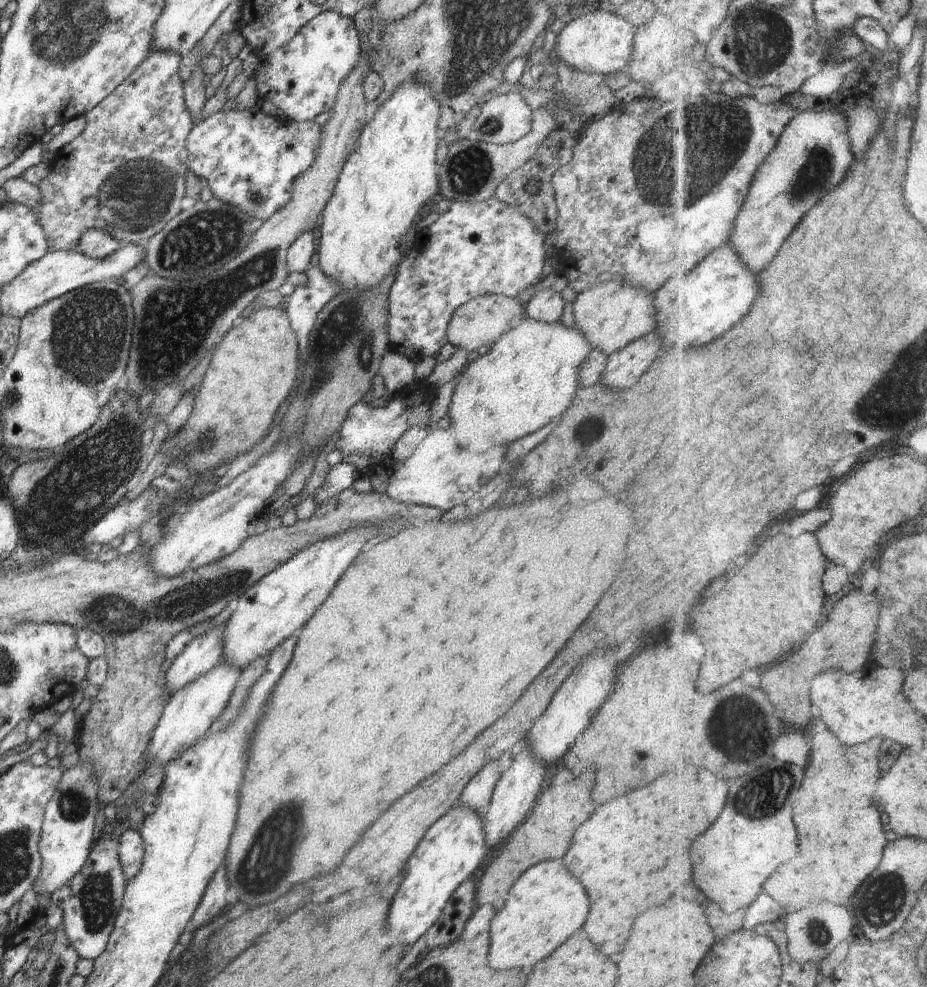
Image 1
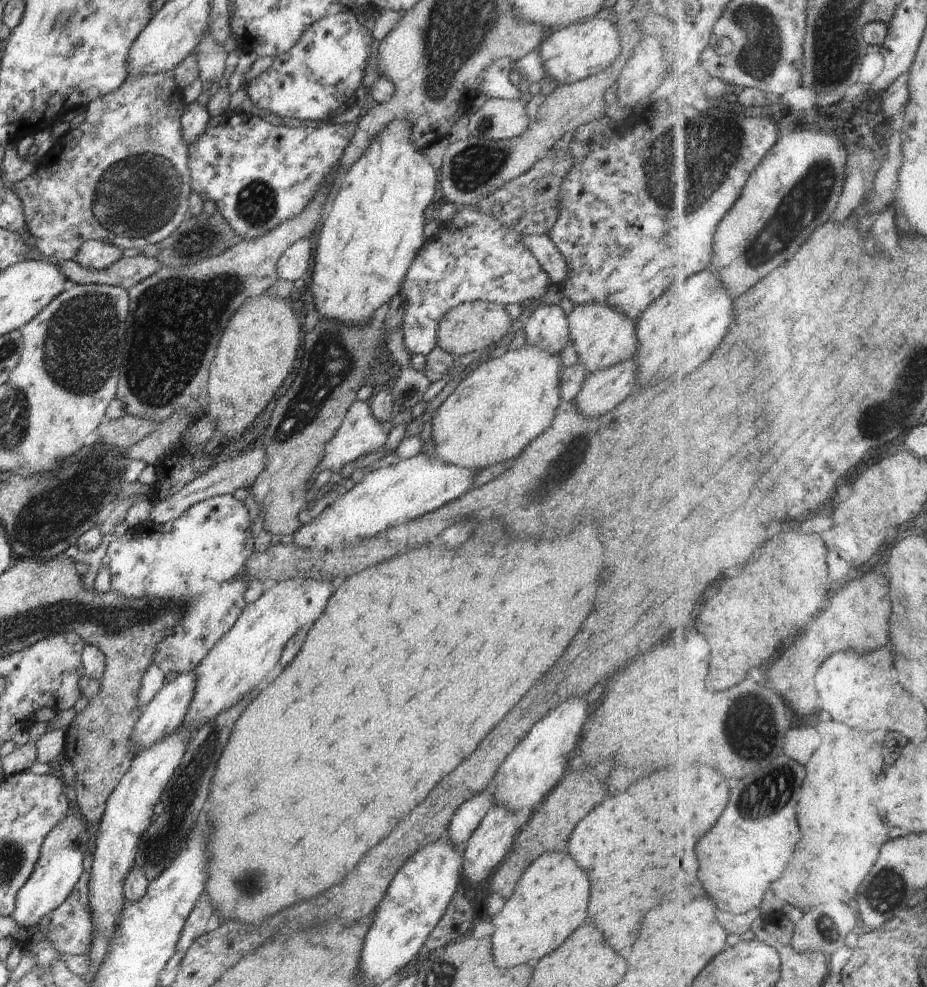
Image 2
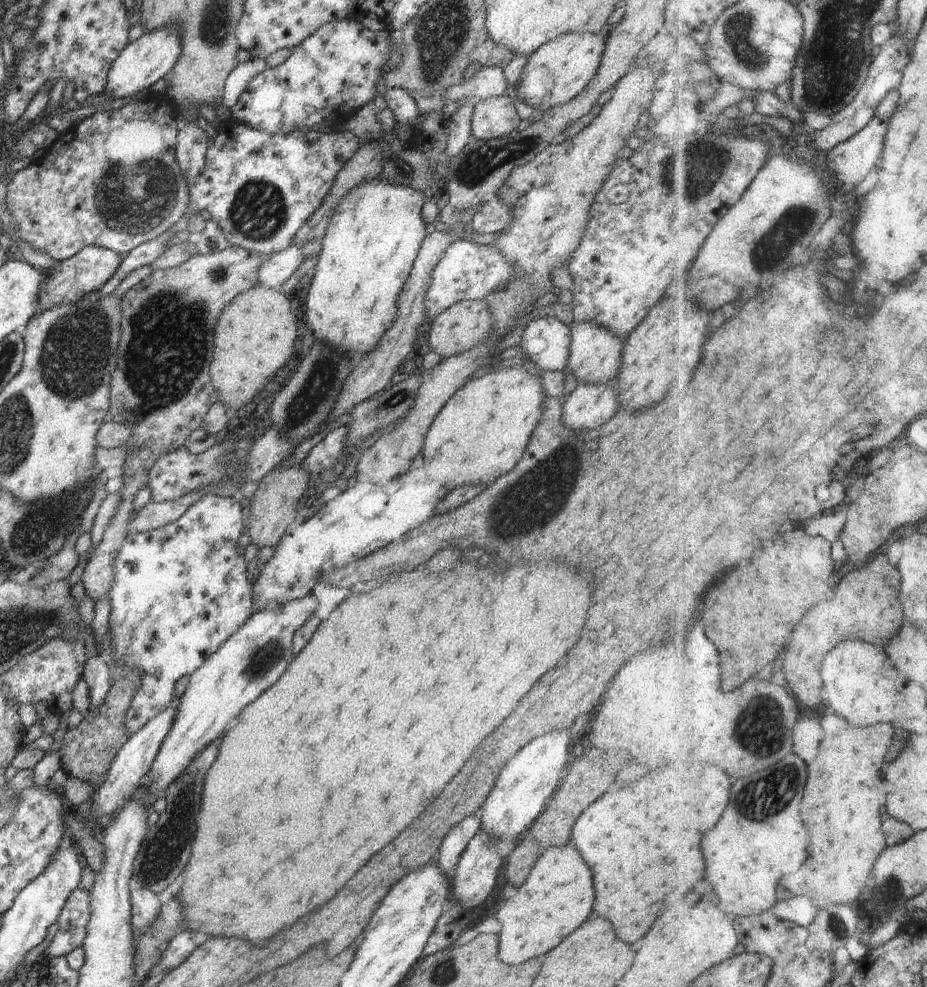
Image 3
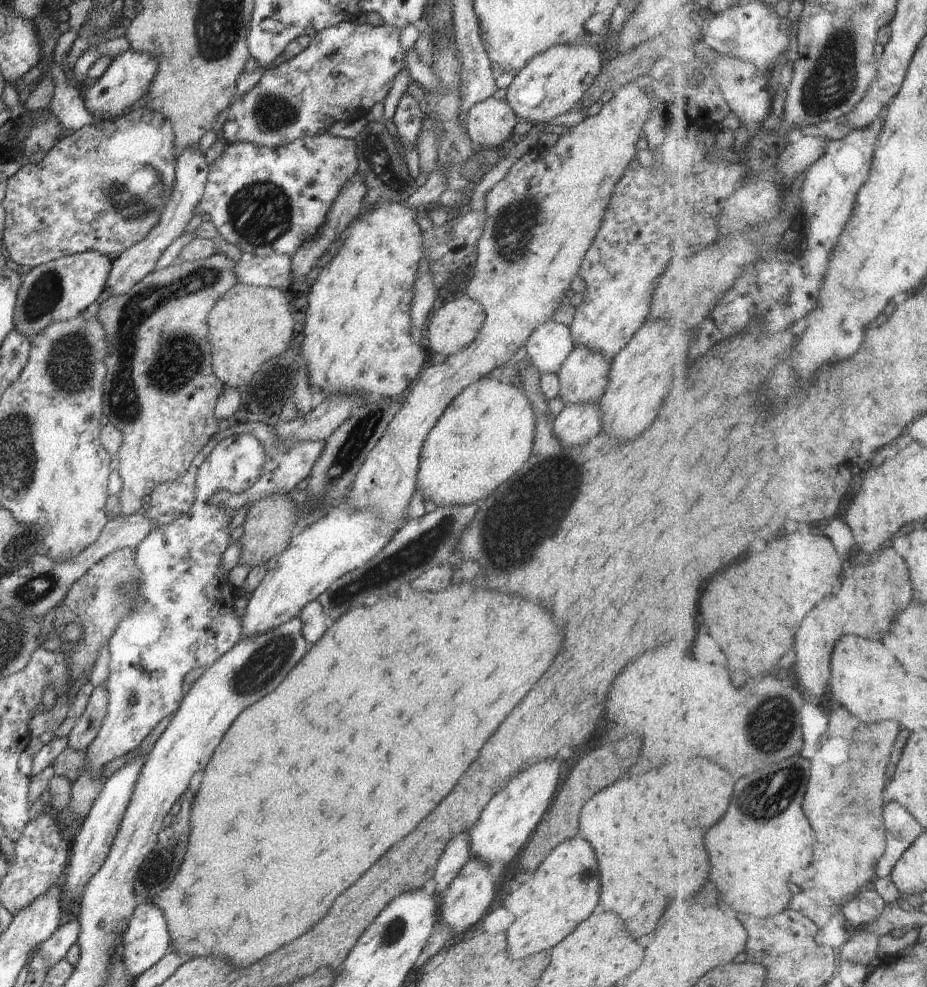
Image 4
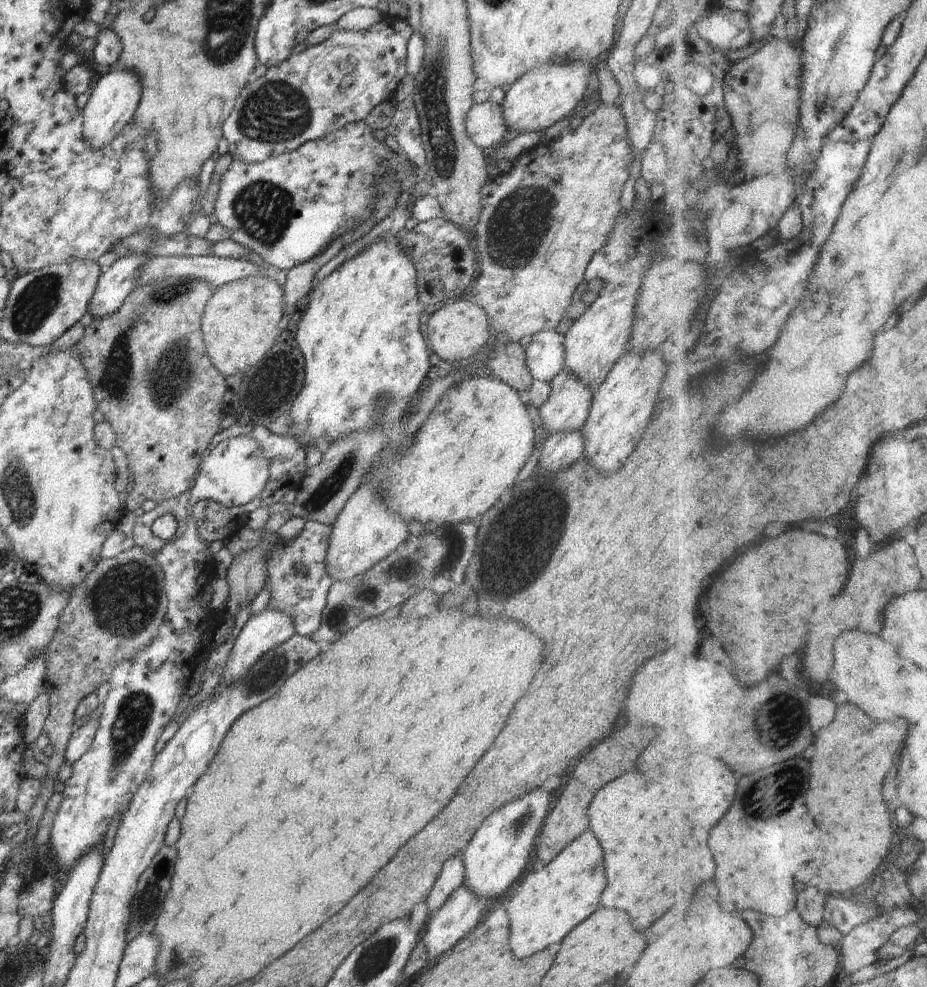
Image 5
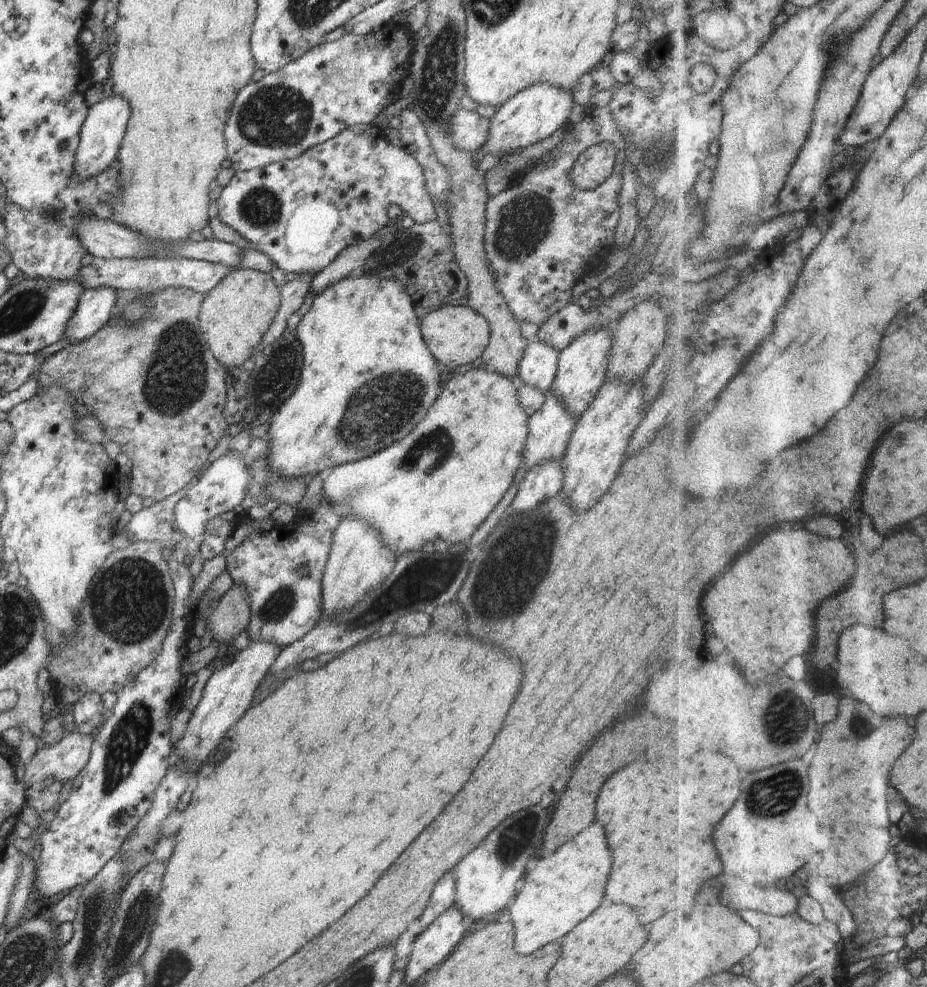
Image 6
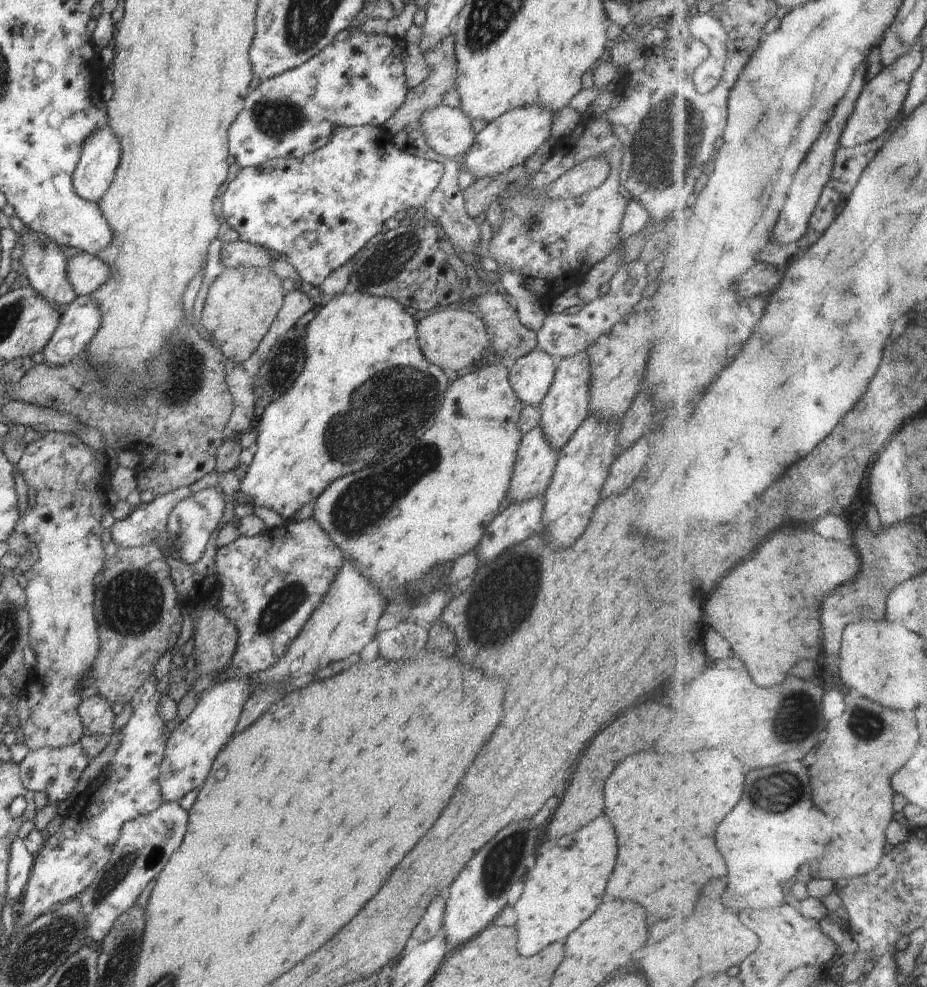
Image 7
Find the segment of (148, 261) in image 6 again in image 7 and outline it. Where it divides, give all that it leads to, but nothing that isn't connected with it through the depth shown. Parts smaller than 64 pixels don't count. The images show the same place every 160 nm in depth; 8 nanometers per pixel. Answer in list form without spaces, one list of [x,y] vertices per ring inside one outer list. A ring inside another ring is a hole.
[[[88,253],[76,254],[68,260],[68,278],[77,296],[90,295],[108,282],[112,270],[97,256]]]

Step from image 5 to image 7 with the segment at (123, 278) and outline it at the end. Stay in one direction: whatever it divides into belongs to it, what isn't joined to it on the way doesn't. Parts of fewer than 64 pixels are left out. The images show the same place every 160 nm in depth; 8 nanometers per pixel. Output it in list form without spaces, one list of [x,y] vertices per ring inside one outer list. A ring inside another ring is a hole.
[[[89,295],[77,296],[64,310],[60,324],[41,351],[50,366],[64,366],[83,354],[102,324],[102,314]]]

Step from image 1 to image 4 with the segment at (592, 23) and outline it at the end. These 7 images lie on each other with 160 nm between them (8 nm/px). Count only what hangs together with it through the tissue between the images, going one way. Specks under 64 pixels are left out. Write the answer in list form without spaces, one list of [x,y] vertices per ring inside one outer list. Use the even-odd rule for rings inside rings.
[[[556,45],[536,55],[519,71],[507,88],[506,102],[518,119],[524,118],[534,126],[548,123],[552,118],[566,114],[579,106],[579,101],[592,82],[604,76],[605,67],[600,58],[602,47],[590,45]]]

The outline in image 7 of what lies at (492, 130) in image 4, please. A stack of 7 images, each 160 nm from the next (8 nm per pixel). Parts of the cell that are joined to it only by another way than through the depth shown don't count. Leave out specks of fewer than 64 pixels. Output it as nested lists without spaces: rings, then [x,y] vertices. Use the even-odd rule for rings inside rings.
[[[440,104],[425,110],[418,122],[425,143],[439,155],[461,159],[474,142],[471,120],[459,108]]]

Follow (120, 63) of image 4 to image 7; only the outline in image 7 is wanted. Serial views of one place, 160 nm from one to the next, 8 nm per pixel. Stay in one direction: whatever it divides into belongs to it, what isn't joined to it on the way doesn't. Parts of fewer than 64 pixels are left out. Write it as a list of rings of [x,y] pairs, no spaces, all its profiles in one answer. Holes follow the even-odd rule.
[[[110,126],[92,132],[82,142],[80,161],[72,176],[76,195],[97,204],[110,188],[120,158],[120,142]]]

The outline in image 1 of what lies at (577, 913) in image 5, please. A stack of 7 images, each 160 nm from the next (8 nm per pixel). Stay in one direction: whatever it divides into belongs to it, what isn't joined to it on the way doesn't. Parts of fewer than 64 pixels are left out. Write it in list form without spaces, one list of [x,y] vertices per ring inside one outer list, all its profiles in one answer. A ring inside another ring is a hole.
[[[548,859],[532,865],[510,887],[504,908],[492,919],[487,956],[490,968],[529,971],[584,926],[589,902],[582,883],[566,868],[563,860]]]

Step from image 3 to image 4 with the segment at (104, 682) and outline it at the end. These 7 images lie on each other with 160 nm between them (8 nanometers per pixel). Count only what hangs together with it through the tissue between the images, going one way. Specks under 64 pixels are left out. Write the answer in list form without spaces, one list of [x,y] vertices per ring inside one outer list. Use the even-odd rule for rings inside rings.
[[[103,685],[95,688],[90,695],[85,711],[68,735],[68,746],[75,751],[86,751],[103,725],[108,704],[108,691]]]

